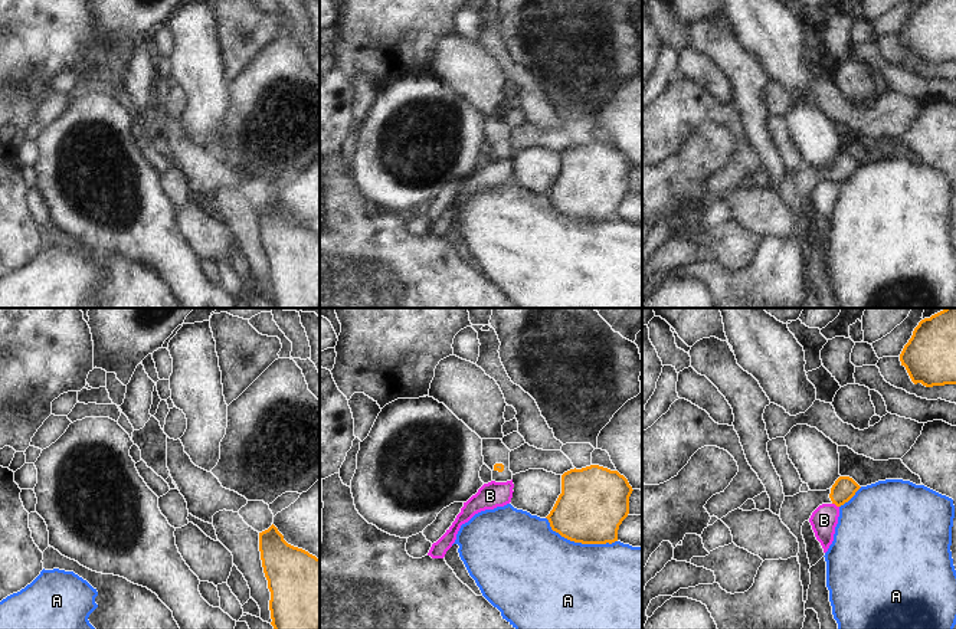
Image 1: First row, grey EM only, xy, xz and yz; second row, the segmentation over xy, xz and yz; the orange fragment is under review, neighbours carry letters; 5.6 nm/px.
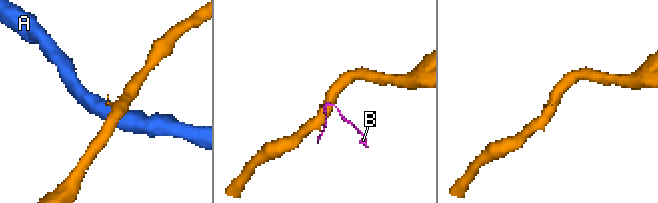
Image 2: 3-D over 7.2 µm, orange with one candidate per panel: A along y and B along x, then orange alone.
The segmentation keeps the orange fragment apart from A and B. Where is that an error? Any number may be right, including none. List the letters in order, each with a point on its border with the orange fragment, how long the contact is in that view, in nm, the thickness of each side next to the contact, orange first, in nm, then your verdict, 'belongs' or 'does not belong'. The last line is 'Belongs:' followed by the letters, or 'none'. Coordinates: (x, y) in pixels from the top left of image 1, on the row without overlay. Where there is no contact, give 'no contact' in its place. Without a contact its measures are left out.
A: contact xz (579, 219); length 420 nm; calibres 380 and 480 nm; does not belong
B: contact yz (835, 182); length 50 nm; calibres 130 and 150 nm; does not belong
Belongs: none

